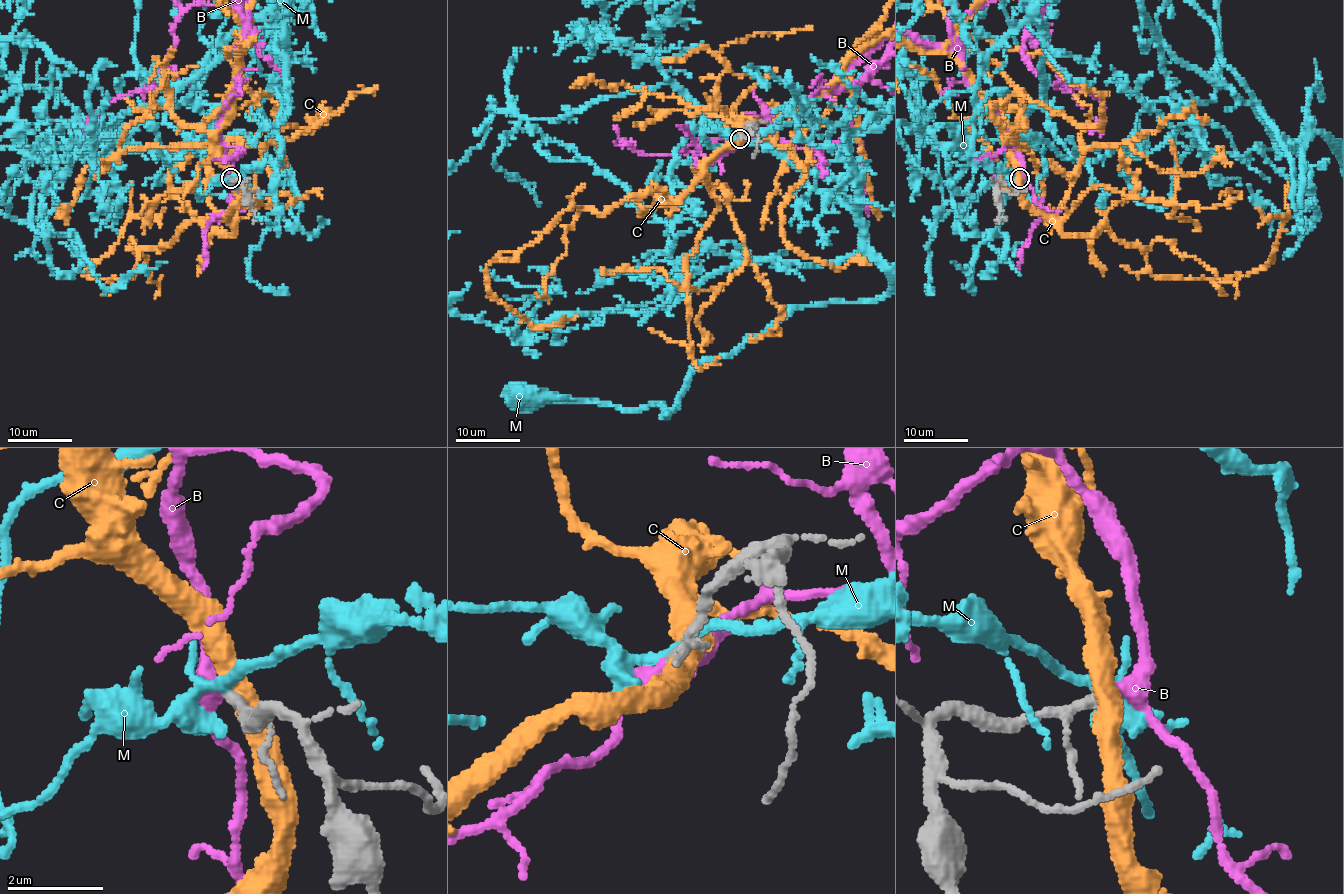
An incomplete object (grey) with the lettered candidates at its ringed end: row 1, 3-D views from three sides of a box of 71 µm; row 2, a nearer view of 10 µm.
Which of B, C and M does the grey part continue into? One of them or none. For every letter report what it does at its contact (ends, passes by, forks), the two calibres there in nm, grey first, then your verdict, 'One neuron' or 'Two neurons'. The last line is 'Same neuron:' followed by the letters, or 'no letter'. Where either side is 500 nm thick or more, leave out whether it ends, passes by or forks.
B: It passes by. Thickness 170 nm (grey) against 300 nm. One neuron
C: It passes by. Thickness 180 nm (grey) against 440 nm. Two neurons
M: It forks there. Thickness 170 nm (grey) against 170 nm. Two neurons
Same neuron: B

